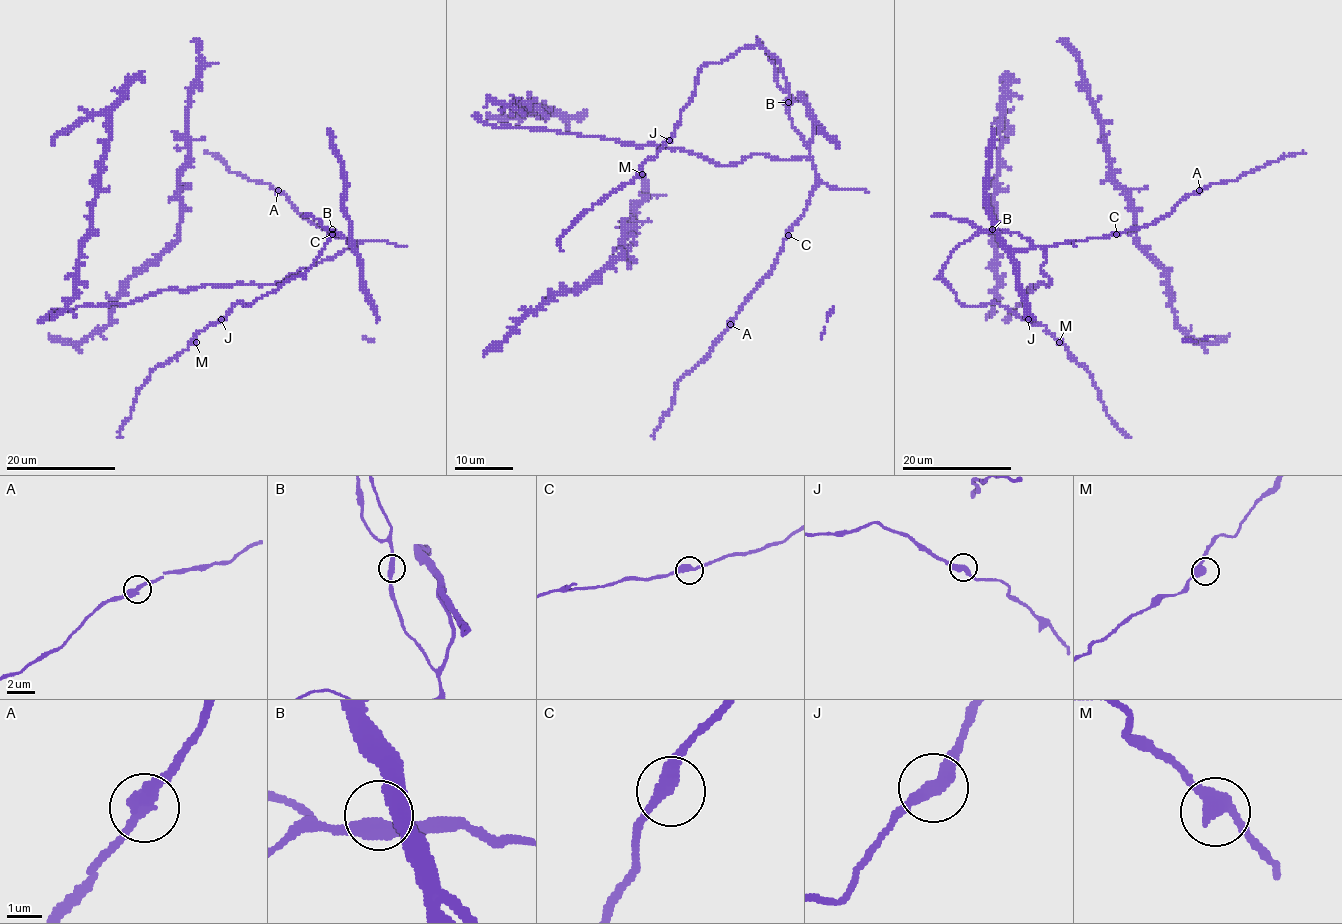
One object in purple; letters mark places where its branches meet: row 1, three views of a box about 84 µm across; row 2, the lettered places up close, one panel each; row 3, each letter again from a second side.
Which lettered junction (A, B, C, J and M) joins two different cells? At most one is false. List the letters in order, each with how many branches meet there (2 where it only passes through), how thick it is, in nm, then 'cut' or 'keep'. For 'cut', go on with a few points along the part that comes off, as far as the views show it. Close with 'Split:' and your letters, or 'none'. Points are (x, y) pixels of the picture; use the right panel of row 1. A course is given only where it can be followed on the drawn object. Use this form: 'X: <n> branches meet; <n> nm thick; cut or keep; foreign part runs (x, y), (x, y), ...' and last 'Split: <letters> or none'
A: 2 branches meet; 400 nm thick; keep
B: 2 branches meet; 360 nm thick; keep
C: 2 branches meet; 360 nm thick; keep
J: 2 branches meet; 400 nm thick; keep
M: 2 branches meet; 420 nm thick; keep
Split: none

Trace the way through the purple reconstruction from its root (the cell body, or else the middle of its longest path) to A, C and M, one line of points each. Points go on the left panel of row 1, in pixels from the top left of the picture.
A: (55, 311), (129, 304), (168, 289), (276, 284), (358, 243), (329, 234), (312, 224), (277, 191)
C: (55, 311), (129, 304), (168, 289), (282, 282), (358, 243), (332, 234)
M: (55, 311), (276, 284), (351, 245), (332, 232), (303, 274), (235, 303), (196, 342)

